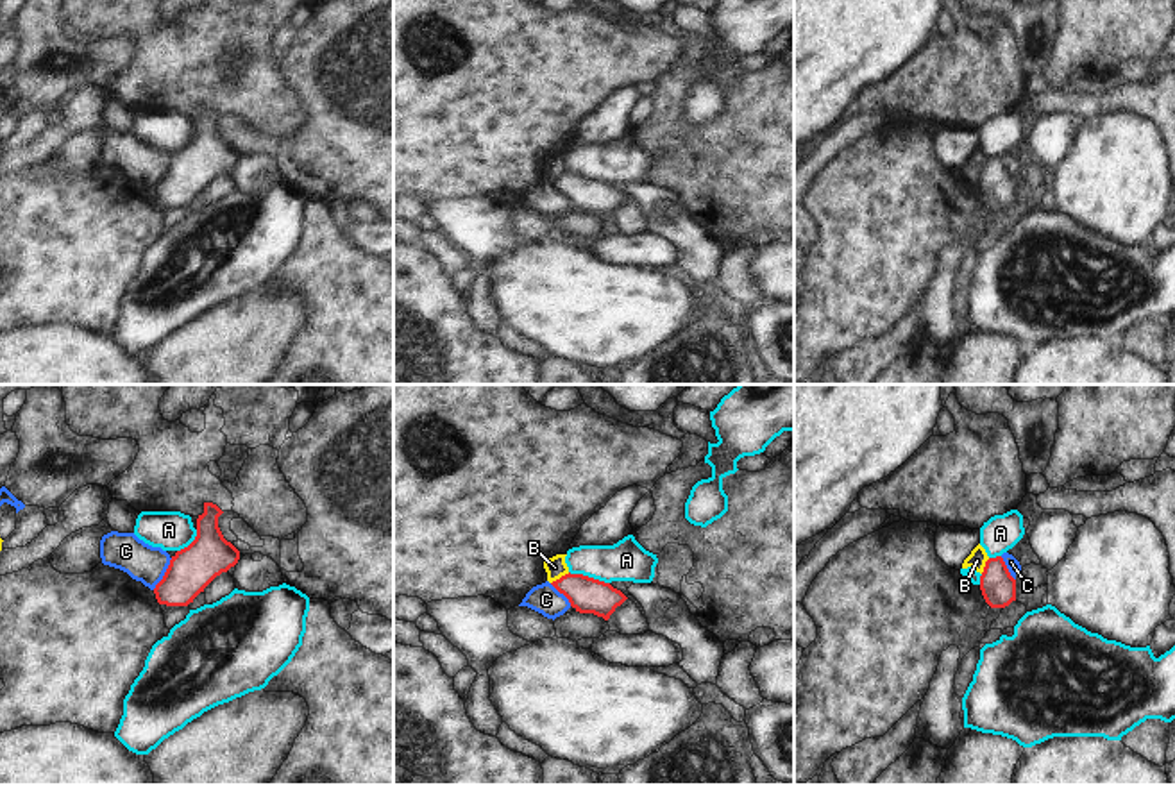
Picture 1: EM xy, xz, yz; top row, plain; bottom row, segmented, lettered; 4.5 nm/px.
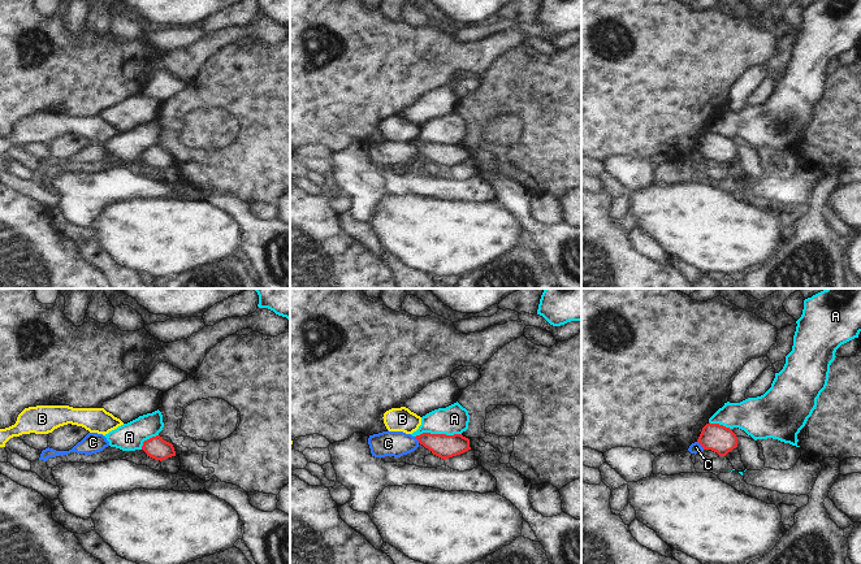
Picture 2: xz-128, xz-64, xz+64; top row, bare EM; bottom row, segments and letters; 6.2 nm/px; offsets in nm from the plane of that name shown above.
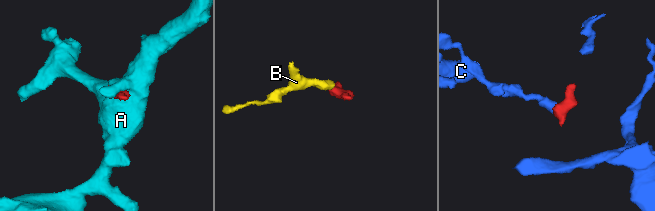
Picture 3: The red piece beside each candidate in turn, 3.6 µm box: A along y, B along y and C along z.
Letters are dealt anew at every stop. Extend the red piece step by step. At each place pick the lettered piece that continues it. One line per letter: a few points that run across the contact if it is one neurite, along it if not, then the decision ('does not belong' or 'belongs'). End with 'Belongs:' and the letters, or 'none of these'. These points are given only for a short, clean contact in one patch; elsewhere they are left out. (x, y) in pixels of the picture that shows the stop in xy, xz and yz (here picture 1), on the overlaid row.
A: line xz (569, 571), (608, 583); does not belong
B: line xz (569, 573), (551, 583); does not belong
C: line xy (172, 558), (163, 578), (152, 589); does not belong
Belongs: none of these

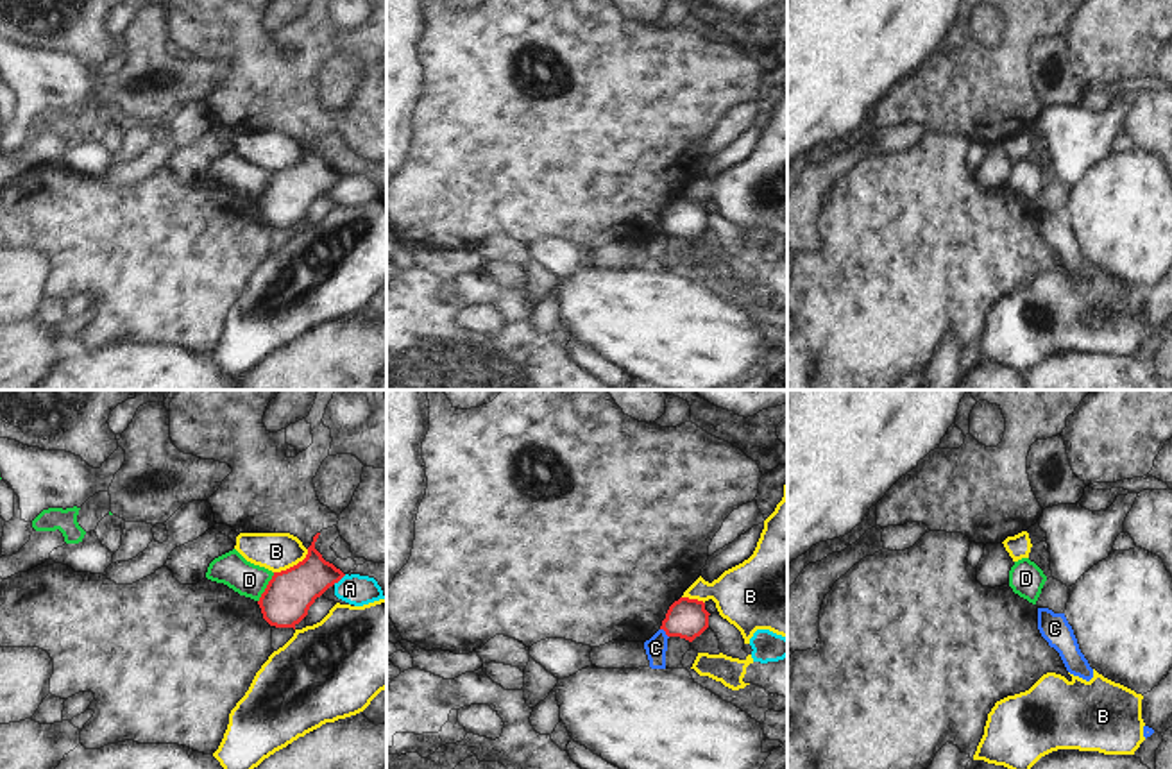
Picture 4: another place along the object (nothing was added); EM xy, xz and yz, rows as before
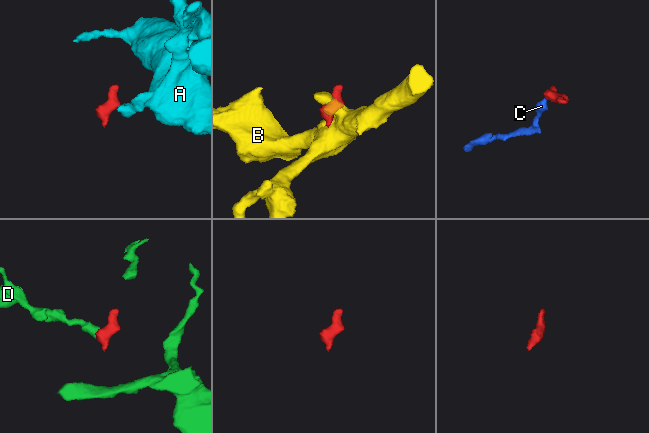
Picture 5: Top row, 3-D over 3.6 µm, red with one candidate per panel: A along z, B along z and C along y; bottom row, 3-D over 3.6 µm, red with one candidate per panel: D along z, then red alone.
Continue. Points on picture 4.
A: line xy (346, 574), (333, 583); does not belong
B: line xy (308, 549), (301, 560), (274, 573); does not belong
C: line xz (661, 628), (668, 637); does not belong
D: line xy (274, 573), (258, 601); does not belong
Belongs: none of these

